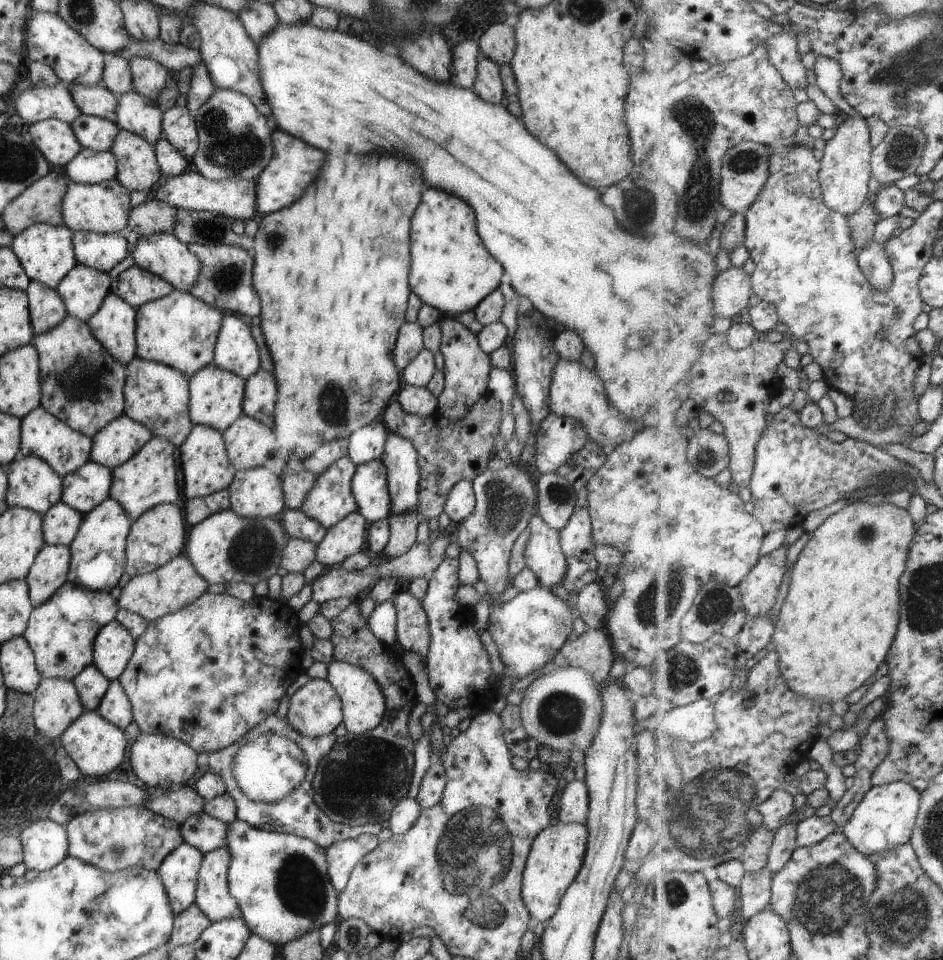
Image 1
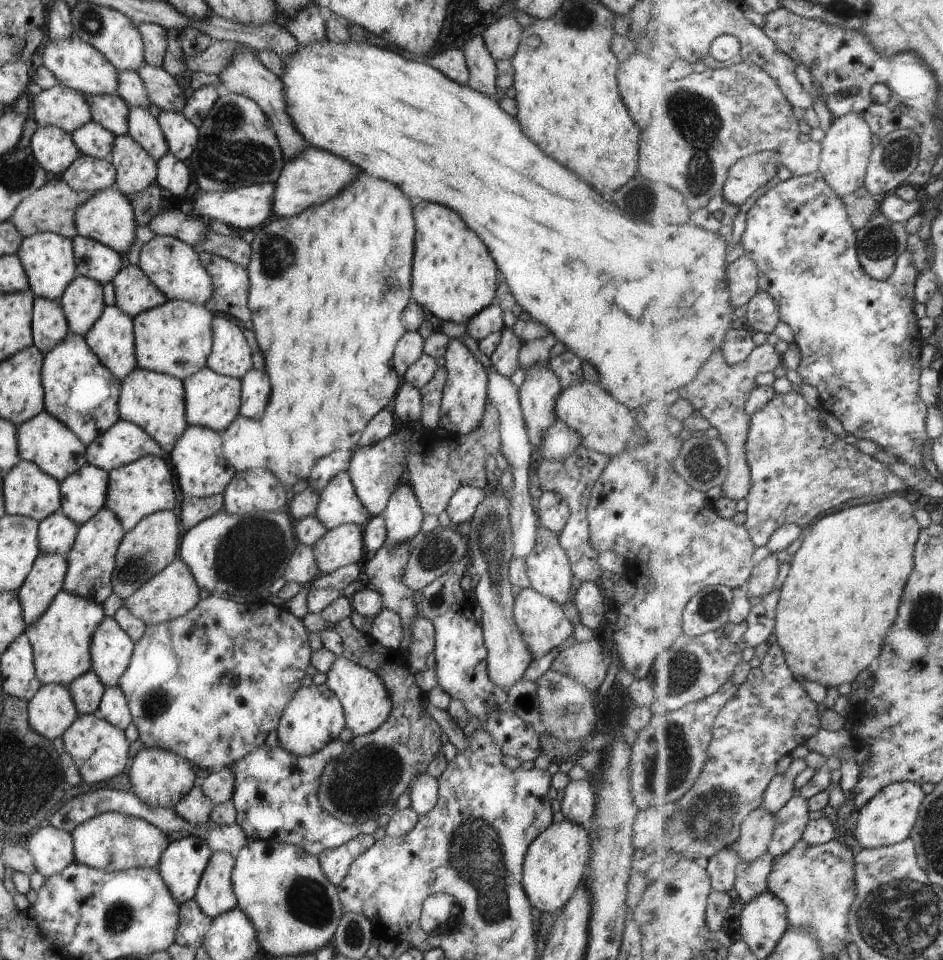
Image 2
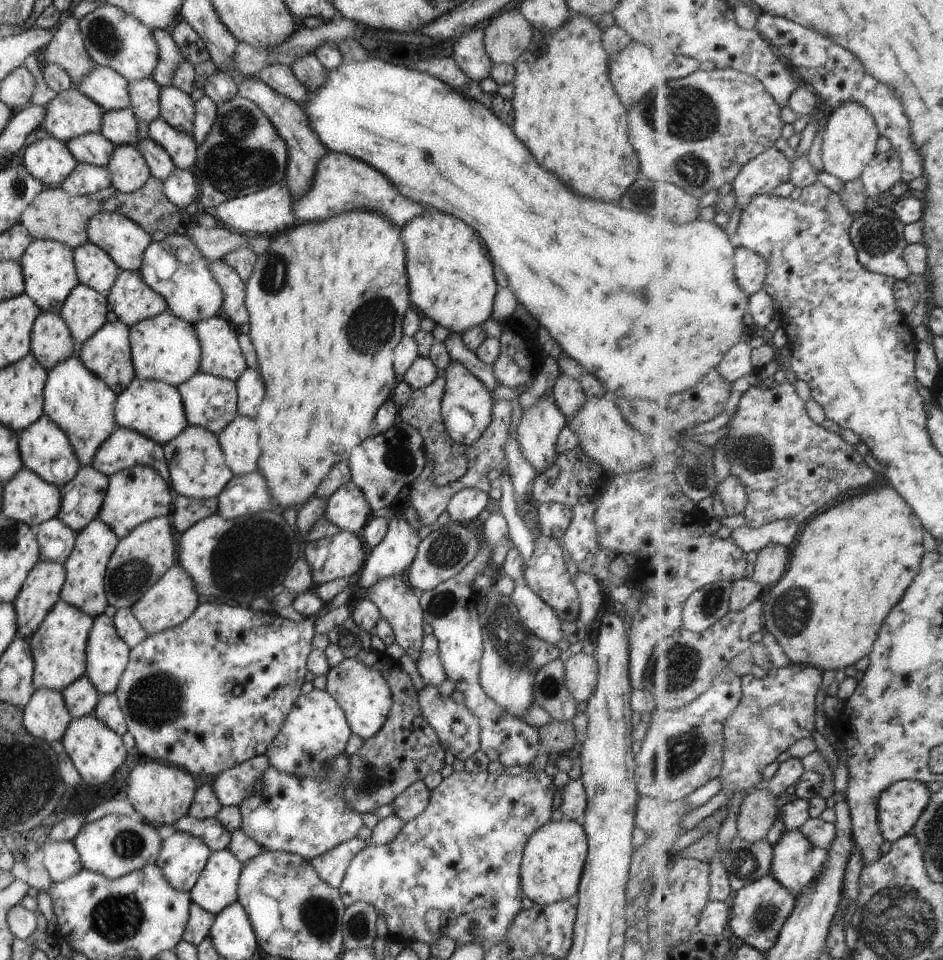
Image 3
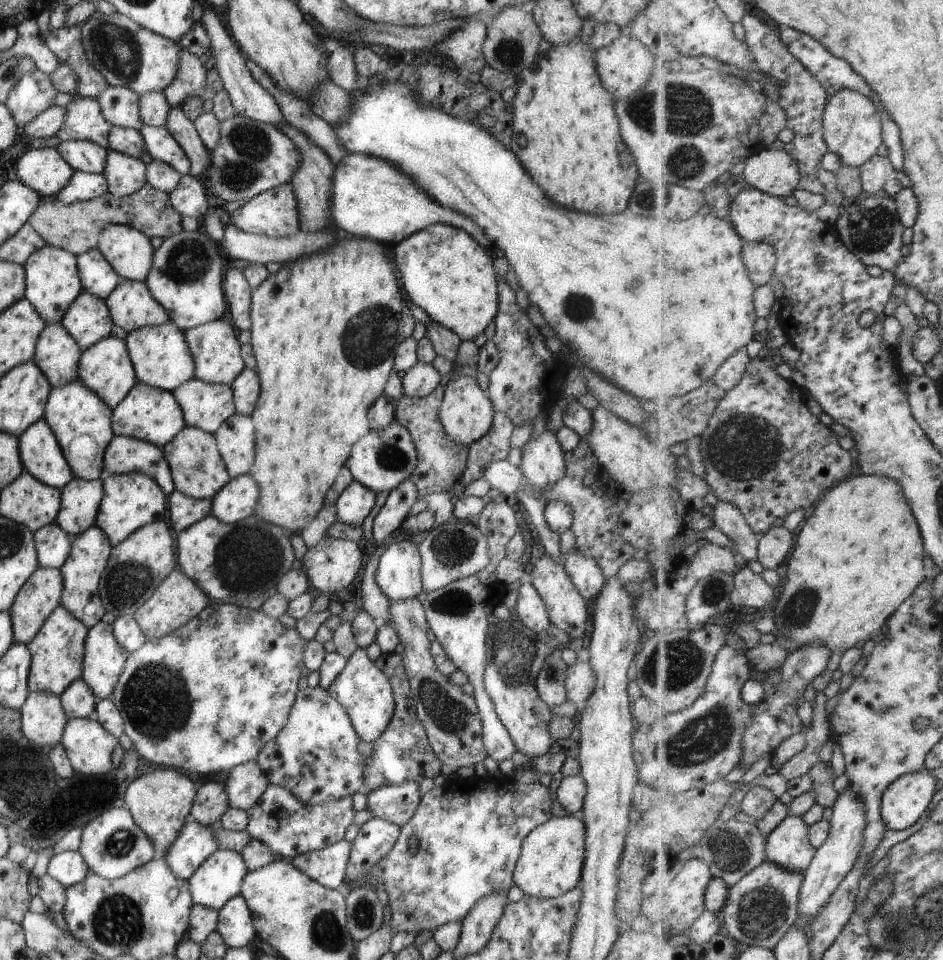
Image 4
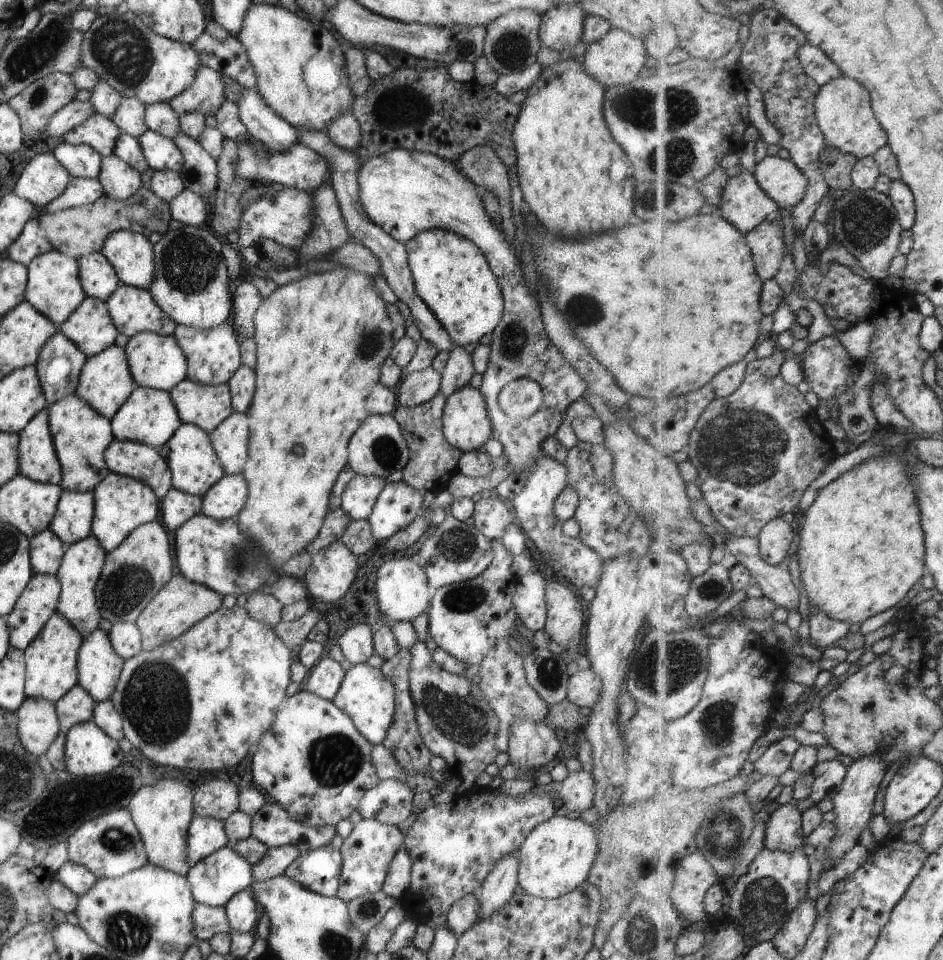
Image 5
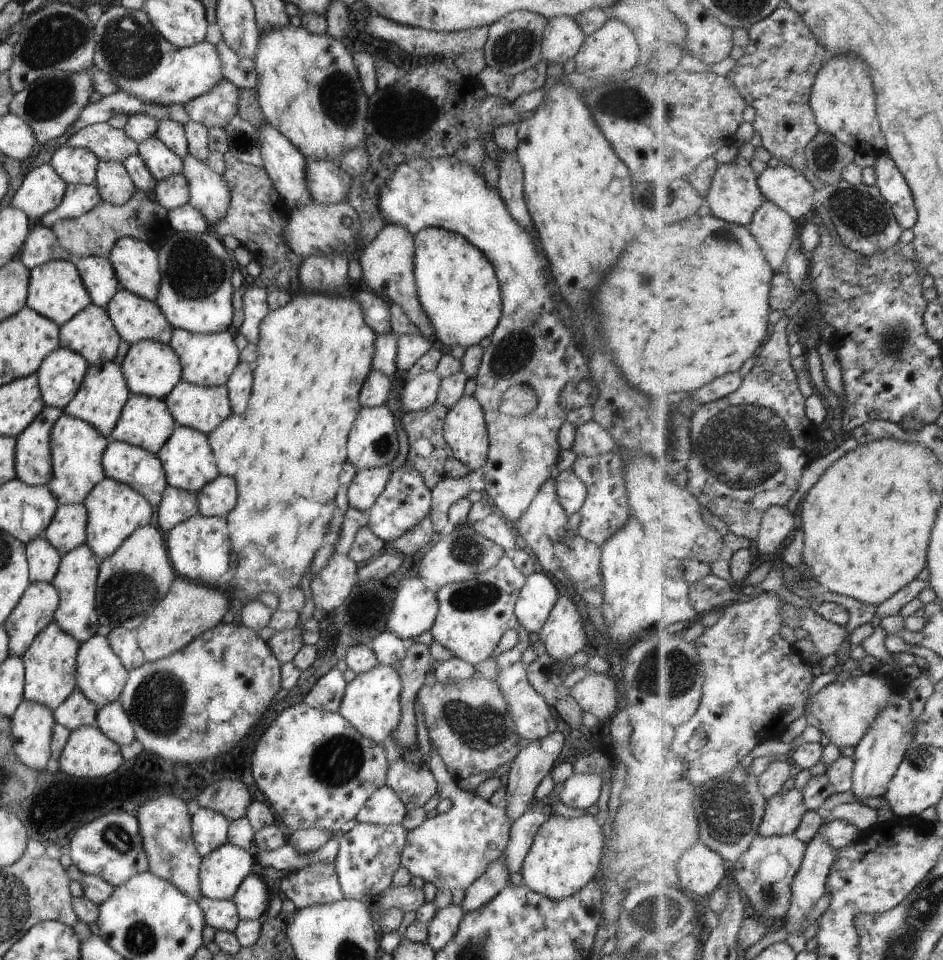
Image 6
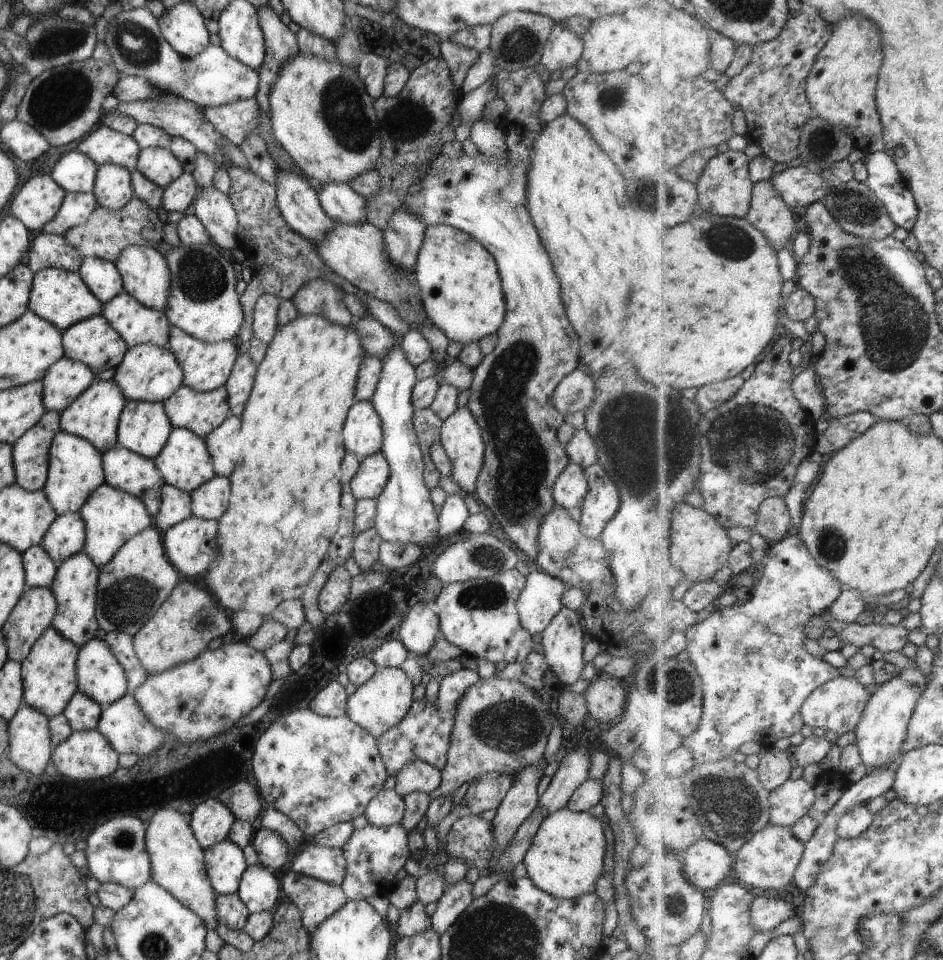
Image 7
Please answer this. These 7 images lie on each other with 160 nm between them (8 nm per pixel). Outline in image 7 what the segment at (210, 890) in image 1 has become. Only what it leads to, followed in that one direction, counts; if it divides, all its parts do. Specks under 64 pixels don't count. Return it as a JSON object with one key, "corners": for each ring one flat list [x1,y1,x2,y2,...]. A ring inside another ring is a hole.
{"corners":[[225,838,203,850,207,878,217,895,230,895,238,891,246,867,241,849]]}

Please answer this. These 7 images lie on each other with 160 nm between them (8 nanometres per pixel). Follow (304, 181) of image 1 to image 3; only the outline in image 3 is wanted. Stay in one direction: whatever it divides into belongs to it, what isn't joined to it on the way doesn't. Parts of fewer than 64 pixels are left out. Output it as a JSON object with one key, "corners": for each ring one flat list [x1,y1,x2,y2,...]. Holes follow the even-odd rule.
{"corners":[[326,151,321,160,315,164,311,184,303,192,303,196,292,198,291,212,297,222,310,222,311,220,327,220,347,210,373,210,383,214,391,224,402,228,409,224,415,216,419,216,423,210,421,205,411,202,401,196,387,178,371,168,369,164,355,160,347,154]]}

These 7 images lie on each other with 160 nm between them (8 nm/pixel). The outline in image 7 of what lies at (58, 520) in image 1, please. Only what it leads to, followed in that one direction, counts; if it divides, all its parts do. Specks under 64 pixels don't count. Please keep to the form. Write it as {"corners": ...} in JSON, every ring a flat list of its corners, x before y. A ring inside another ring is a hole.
{"corners":[[33,545,21,553,24,566,24,588,33,587,50,588,51,581,56,573,57,564,49,558,49,555,41,548,41,545]]}

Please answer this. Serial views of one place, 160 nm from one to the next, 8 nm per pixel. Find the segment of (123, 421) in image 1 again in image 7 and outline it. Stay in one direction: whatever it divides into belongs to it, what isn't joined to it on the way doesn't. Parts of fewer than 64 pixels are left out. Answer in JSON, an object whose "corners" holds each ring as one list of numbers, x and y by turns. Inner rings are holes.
{"corners":[[117,445,101,453,100,459,104,482,113,488,138,498,145,505,147,512,151,516,155,516,160,505,160,488,163,486,164,480,154,465,154,460]]}

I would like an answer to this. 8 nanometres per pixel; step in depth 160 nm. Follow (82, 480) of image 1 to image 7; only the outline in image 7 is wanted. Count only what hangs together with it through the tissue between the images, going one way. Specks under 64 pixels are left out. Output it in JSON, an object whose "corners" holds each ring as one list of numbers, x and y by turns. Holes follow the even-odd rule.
{"corners":[[78,512,61,513,42,536,41,548,55,564,79,553,84,545,84,522]]}

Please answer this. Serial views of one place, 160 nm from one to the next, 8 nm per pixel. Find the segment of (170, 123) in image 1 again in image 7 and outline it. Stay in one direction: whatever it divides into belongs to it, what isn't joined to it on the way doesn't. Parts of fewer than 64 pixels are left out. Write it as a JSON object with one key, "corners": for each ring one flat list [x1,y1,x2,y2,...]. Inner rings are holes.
{"corners":[[159,147,140,150,134,168,161,188,165,188,182,173,179,161,167,149]]}

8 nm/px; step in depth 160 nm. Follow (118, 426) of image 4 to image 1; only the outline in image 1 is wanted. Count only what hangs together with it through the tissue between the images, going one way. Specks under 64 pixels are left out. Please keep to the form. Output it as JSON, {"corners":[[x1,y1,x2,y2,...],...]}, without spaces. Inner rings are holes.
{"corners":[[135,356,126,364,126,379,122,389,122,413,142,424,152,436,168,440,174,447,179,447,193,425,188,413,188,377,167,365]]}

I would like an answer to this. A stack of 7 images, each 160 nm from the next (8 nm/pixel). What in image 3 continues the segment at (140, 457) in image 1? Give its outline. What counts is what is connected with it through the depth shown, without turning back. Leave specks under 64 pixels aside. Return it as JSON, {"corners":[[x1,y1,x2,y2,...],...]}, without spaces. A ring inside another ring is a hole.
{"corners":[[136,465,125,468,108,478,103,503,96,518,99,518,103,524,107,524,117,539,121,540,141,522,157,516,170,515,173,501,174,496,171,495,167,482,153,468]]}

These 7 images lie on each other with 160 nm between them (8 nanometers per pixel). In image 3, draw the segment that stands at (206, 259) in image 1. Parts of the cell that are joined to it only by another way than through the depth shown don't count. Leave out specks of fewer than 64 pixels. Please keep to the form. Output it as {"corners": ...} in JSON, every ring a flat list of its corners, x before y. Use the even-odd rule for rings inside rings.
{"corners":[[222,259,208,261,209,272,223,292,219,315,236,326,248,324,248,314,244,304,245,281,241,280,239,274]]}

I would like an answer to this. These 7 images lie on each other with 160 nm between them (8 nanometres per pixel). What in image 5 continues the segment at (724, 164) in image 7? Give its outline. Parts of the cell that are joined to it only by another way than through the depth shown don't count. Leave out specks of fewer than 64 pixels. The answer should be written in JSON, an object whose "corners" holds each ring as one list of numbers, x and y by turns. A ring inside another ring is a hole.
{"corners":[[745,170,728,178,718,211,745,234,765,221,779,223,783,212,753,174]]}

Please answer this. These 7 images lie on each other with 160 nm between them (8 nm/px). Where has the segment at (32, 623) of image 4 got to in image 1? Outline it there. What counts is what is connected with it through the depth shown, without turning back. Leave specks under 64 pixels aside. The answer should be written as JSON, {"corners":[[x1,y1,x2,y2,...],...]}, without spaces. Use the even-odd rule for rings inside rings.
{"corners":[[44,543,39,549,24,578,33,607,45,602,66,581,69,563,68,547]]}

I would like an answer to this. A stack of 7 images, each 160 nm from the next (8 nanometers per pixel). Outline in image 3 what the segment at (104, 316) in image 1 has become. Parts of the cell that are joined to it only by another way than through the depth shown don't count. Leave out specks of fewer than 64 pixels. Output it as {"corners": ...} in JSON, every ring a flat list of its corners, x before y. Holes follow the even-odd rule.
{"corners":[[118,319,114,322,105,322,93,336,87,338,80,346,79,360,83,366,99,376,115,395,119,394,134,378,134,370,131,361,131,350,129,345,128,327]]}

